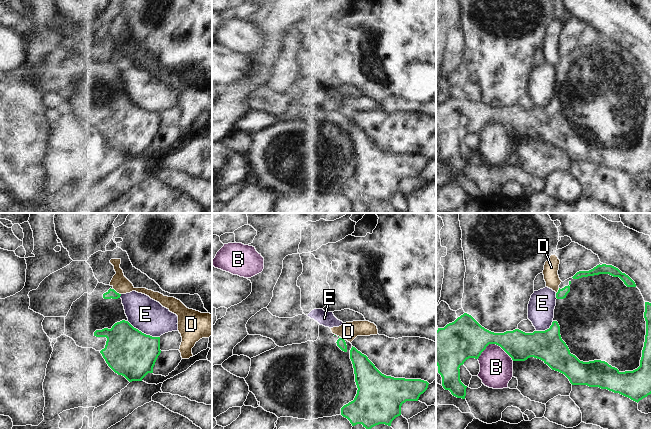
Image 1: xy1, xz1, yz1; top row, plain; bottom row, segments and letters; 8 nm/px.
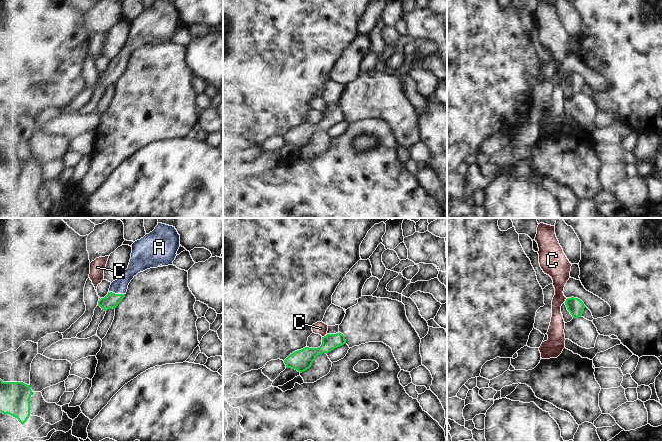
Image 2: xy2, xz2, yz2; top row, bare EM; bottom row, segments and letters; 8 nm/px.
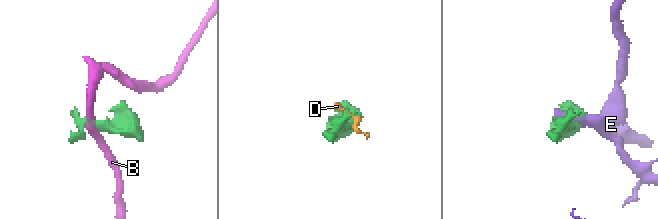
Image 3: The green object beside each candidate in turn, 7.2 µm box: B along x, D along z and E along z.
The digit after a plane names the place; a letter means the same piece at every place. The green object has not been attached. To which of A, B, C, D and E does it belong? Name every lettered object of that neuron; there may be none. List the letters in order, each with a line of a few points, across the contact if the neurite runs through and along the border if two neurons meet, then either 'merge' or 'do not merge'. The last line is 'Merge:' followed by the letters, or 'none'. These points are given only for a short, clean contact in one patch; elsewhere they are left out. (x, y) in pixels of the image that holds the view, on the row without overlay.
A: line xy2 (111, 76), (117, 70), (119, 62); merge
B: do not merge
C: line yz2 (567, 74), (564, 78); do not merge
D: line xy1 (113, 64), (120, 70); do not merge
E: do not merge
Merge: A

